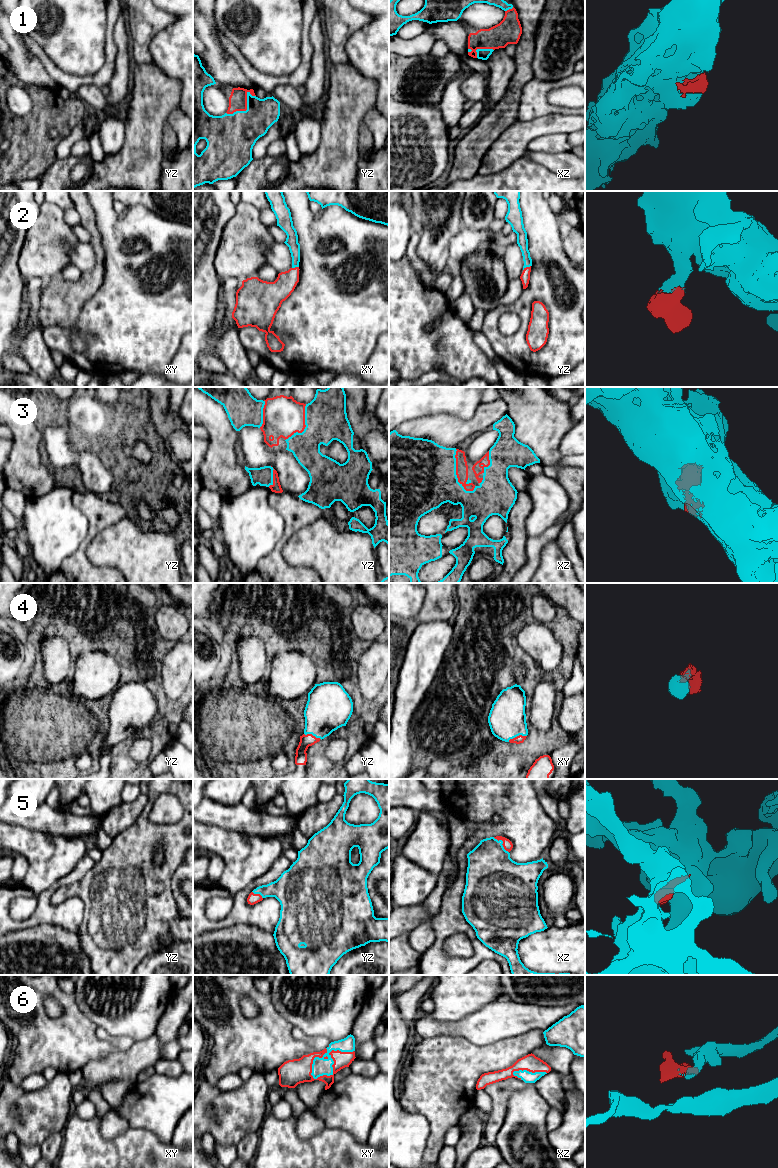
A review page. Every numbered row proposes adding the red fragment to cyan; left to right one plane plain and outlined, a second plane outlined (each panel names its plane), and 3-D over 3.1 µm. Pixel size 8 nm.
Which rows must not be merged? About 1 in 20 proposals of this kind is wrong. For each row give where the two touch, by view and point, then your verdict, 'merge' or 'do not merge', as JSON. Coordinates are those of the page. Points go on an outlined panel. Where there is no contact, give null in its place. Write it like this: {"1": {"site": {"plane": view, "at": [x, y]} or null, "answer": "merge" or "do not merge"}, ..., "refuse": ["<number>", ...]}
{"1": {"site": {"plane": "yz", "at": [247, 107]}, "answer": "merge"}, "2": {"site": {"plane": "yz", "at": [526, 266]}, "answer": "merge"}, "3": {"site": {"plane": "xz", "at": [455, 473]}, "answer": "merge"}, "4": {"site": {"plane": "xy", "at": [517, 735]}, "answer": "merge"}, "5": {"site": {"plane": "xz", "at": [502, 842]}, "answer": "merge"}, "6": {"site": {"plane": "xy", "at": [325, 1053]}, "answer": "merge"}, "refuse": []}

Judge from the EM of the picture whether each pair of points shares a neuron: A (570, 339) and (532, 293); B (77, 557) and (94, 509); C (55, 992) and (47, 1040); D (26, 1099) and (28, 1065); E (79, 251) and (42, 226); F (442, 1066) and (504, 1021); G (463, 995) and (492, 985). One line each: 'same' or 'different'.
A: same
B: same
C: same
D: different
E: different
F: different
G: same

